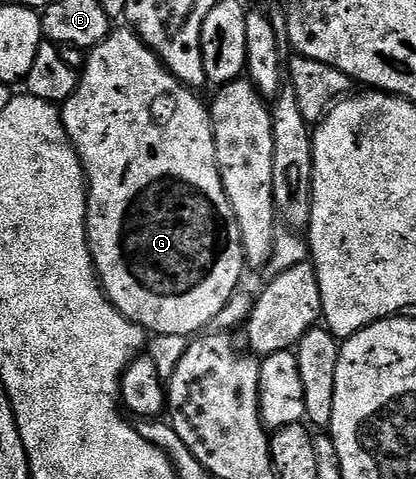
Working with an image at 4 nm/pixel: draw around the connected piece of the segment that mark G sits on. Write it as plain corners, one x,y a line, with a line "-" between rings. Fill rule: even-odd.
116,28
97,48
86,54
87,66
82,66
77,91
73,91
69,100
61,105
63,126
81,159
83,173
87,176
87,246
91,249
91,260
95,262
99,283
121,315
140,325
148,334
160,333
163,337
190,338
192,335
202,334
208,328
206,325
230,303
231,296
243,277
243,269
245,270
243,244
233,207
229,207
229,199
225,195
225,187
221,183
217,167
217,151
213,143
208,102
202,101
196,90
181,84
134,29
122,28

